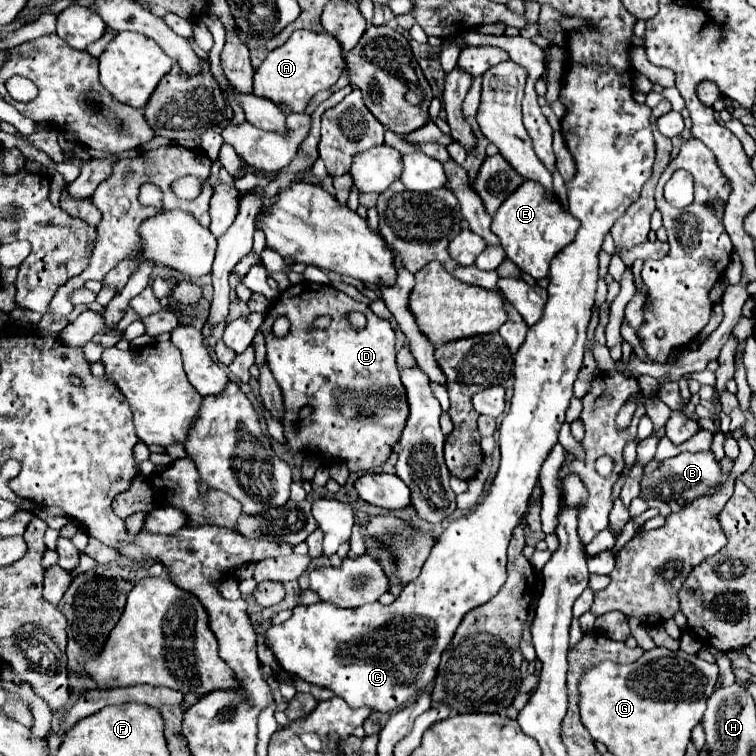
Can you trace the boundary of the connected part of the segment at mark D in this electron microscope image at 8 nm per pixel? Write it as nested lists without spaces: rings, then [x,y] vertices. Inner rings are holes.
[[[300,282],[286,288],[270,304],[260,332],[266,340],[268,368],[272,368],[274,378],[282,388],[286,406],[282,426],[288,448],[292,452],[320,454],[322,460],[344,460],[352,472],[366,472],[386,462],[408,418],[406,392],[402,392],[404,388],[394,360],[394,330],[390,322],[378,318],[370,306],[352,300],[332,286]],[[352,310],[366,314],[368,326],[364,330],[354,330],[346,322],[344,314]],[[278,316],[286,316],[292,324],[284,338],[272,336],[272,322]],[[320,316],[332,316],[326,330],[312,326]],[[370,402],[378,404],[370,412],[364,412],[362,404]],[[302,406],[312,410],[304,420],[298,418]]]

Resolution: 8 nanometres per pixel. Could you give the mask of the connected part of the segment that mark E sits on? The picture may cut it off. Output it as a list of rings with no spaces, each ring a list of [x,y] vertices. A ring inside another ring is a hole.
[[[534,180],[520,184],[520,188],[504,200],[492,220],[492,232],[500,238],[506,258],[512,260],[522,272],[530,274],[534,280],[548,276],[550,260],[574,240],[578,228],[580,222],[562,208],[556,194],[544,190]]]

